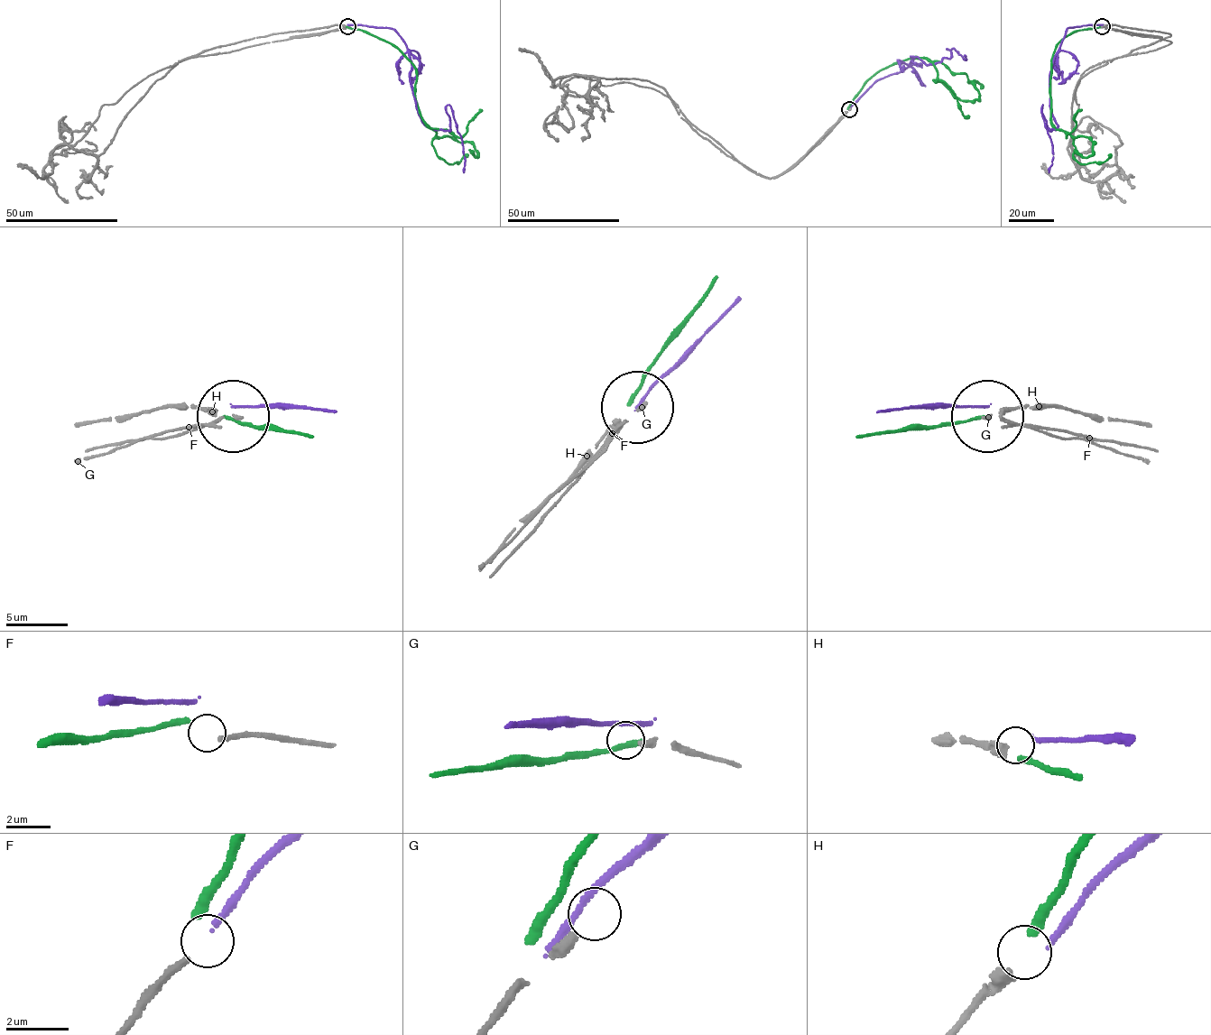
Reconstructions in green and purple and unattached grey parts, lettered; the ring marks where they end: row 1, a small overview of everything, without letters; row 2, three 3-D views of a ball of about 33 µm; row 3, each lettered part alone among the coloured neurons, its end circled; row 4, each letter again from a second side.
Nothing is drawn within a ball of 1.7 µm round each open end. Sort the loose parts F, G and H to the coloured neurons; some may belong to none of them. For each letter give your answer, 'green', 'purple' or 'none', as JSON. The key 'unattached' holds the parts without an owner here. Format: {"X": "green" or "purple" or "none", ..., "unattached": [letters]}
{"F": "none", "G": "none", "H": "green", "unattached": ["F", "G"]}

